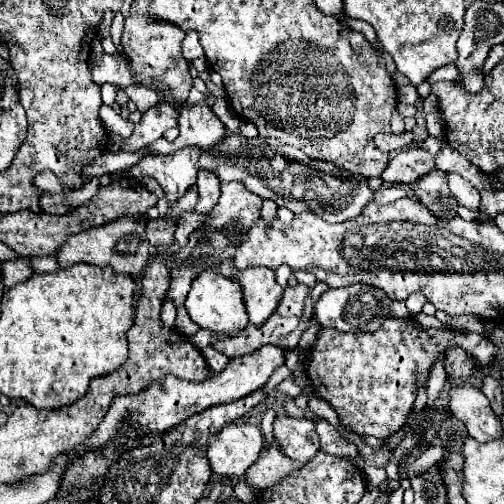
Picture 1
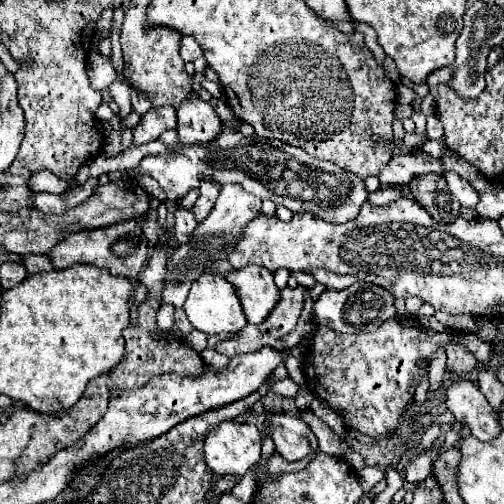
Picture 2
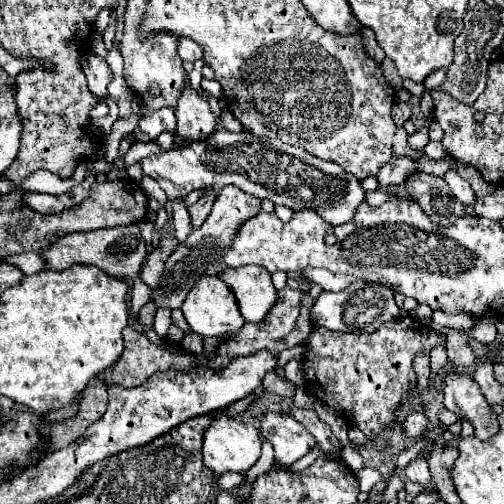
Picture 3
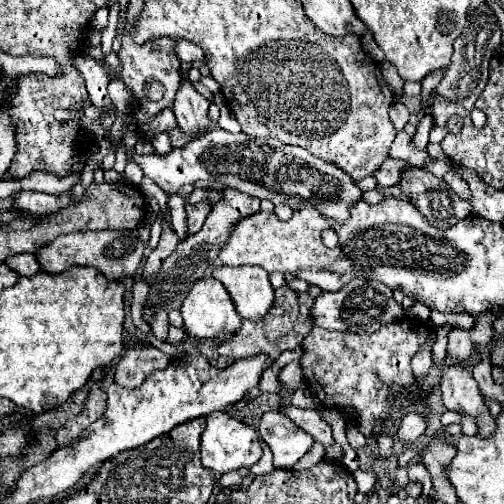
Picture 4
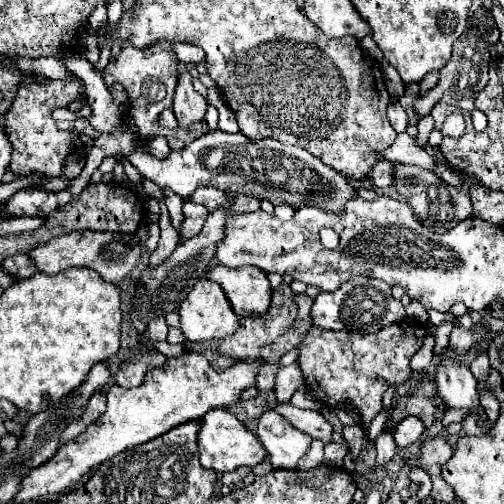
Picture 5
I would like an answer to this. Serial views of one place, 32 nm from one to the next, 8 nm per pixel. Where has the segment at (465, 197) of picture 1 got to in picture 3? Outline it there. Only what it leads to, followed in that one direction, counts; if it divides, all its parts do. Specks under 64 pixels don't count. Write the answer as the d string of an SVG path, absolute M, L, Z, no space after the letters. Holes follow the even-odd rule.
M448 170L448 172L444 174L444 180L446 180L446 184L450 186L452 194L454 194L464 206L476 204L476 198L474 198L474 192L472 192L470 184L468 184L466 180L462 180L454 170Z

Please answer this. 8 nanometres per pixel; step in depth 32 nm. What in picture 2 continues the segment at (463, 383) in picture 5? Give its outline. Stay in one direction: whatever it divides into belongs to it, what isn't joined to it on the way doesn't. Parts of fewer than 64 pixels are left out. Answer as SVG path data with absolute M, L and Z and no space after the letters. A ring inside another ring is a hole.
M462 380L448 386L446 406L458 422L464 422L470 428L474 438L486 442L500 434L498 416L476 384Z

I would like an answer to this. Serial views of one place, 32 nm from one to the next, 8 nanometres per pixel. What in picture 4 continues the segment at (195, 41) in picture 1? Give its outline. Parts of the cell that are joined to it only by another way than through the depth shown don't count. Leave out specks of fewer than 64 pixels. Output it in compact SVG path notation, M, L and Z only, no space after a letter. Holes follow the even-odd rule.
M176 40L176 54L182 62L196 62L196 60L204 60L204 52L188 42L188 40Z

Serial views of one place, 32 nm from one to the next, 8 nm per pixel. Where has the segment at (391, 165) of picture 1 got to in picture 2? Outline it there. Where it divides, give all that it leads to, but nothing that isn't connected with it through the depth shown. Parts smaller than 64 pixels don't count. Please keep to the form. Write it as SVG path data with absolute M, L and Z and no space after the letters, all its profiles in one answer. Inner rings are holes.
M414 148L410 152L394 154L378 178L382 184L408 184L412 176L420 176L428 172L442 172L440 162L428 156L424 150Z

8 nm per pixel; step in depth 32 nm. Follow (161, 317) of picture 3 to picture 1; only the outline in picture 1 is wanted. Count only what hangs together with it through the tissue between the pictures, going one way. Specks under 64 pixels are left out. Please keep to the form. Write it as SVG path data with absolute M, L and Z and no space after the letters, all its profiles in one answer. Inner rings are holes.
M170 300L168 302L164 302L164 306L162 306L162 322L164 322L164 326L174 326L174 320L176 320L176 304L172 304Z

